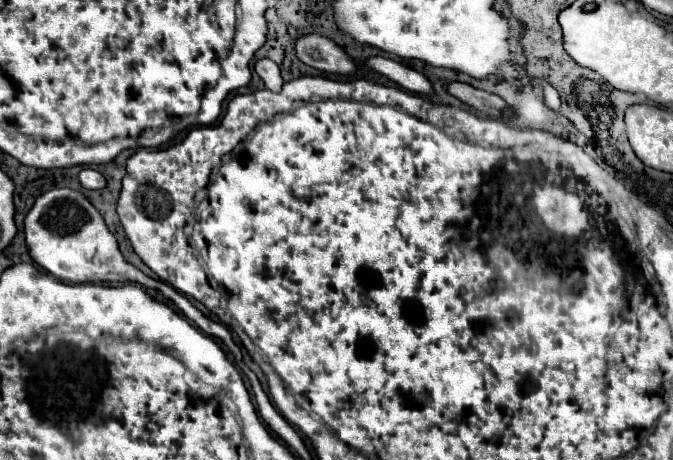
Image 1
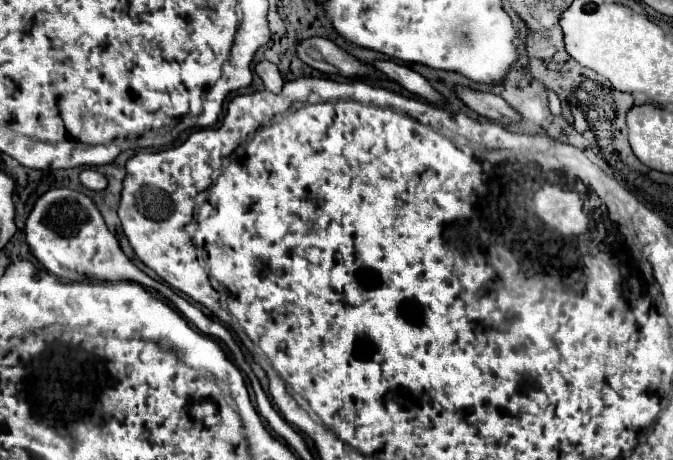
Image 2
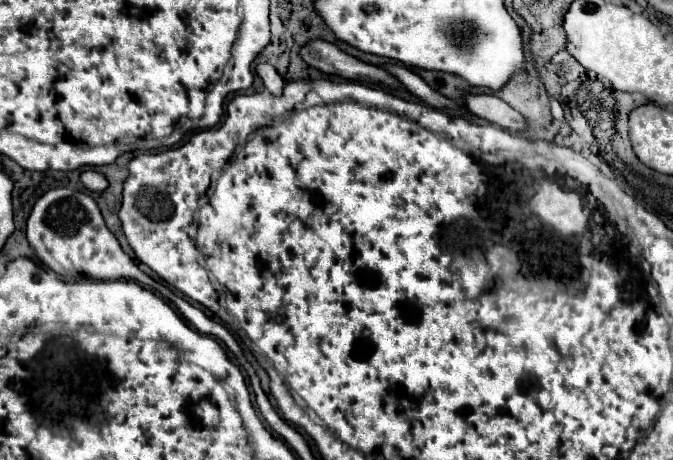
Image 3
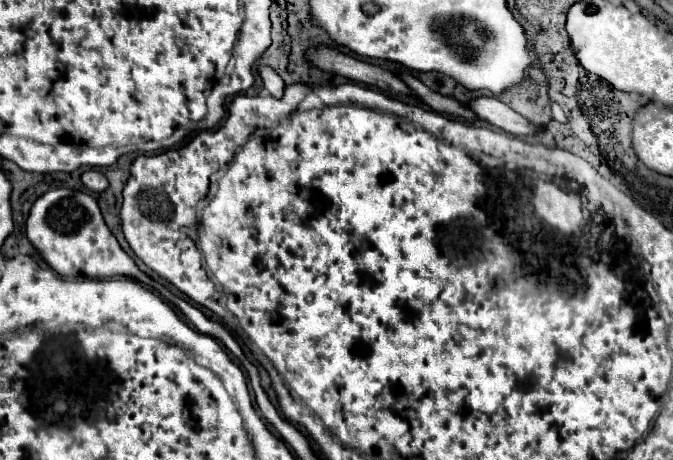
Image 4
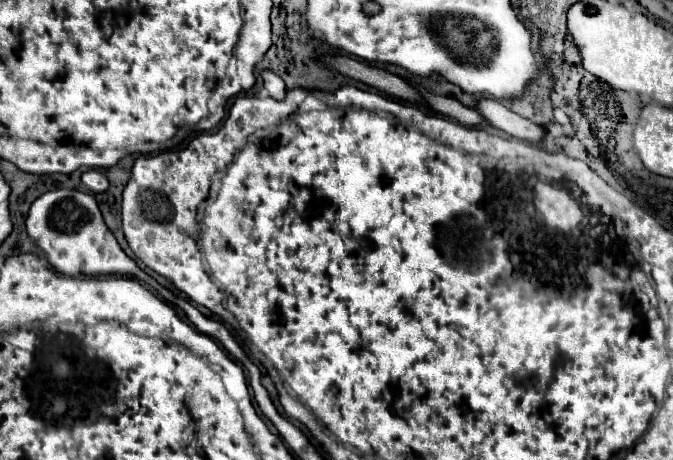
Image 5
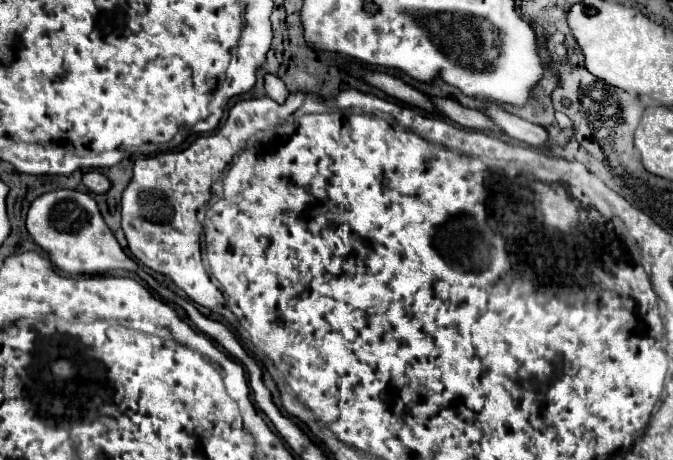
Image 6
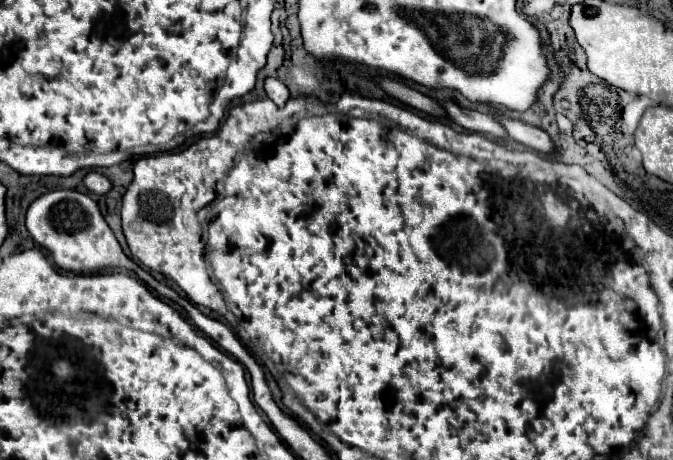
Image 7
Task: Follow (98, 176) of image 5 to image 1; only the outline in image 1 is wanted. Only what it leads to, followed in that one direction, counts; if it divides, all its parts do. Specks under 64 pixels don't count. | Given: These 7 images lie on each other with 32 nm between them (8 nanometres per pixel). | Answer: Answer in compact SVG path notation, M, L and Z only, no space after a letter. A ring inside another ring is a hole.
M84 168L84 170L78 174L78 180L80 180L80 184L82 184L84 188L88 188L88 190L100 190L100 188L106 186L104 176L102 176L100 172L92 170L92 168Z

